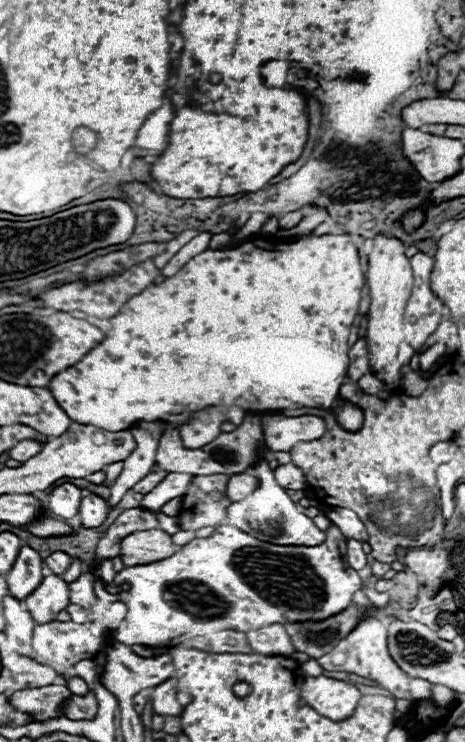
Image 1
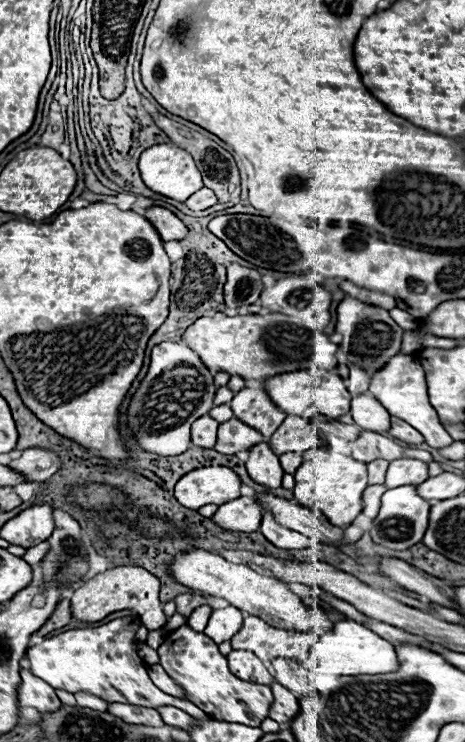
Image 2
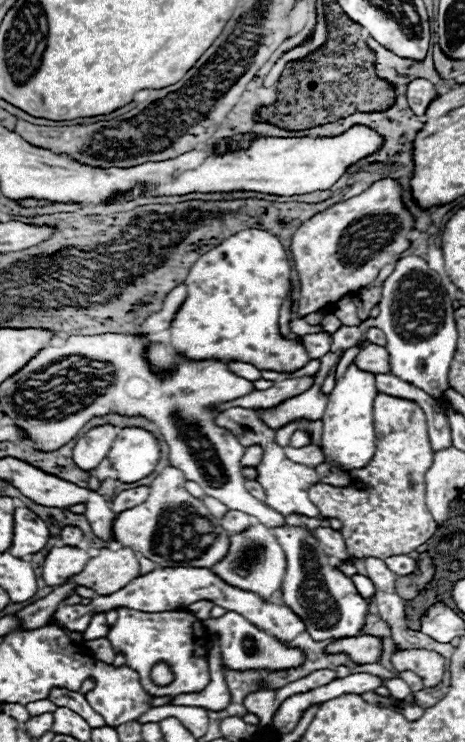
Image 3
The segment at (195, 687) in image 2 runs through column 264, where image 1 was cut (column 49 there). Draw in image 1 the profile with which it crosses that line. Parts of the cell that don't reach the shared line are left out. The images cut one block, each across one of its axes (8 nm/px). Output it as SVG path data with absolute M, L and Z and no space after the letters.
M42 686L42 688L28 688L18 690L10 696L10 704L16 706L16 710L26 710L36 716L38 722L48 718L60 716L60 704L70 698L70 690L66 686Z

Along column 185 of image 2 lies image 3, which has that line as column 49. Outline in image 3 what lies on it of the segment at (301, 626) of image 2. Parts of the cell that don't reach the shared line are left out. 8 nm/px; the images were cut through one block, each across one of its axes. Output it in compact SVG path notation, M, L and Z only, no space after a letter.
M54 546L42 568L42 578L48 586L60 586L74 574L82 572L82 566L90 560L88 550L76 548L76 546Z

